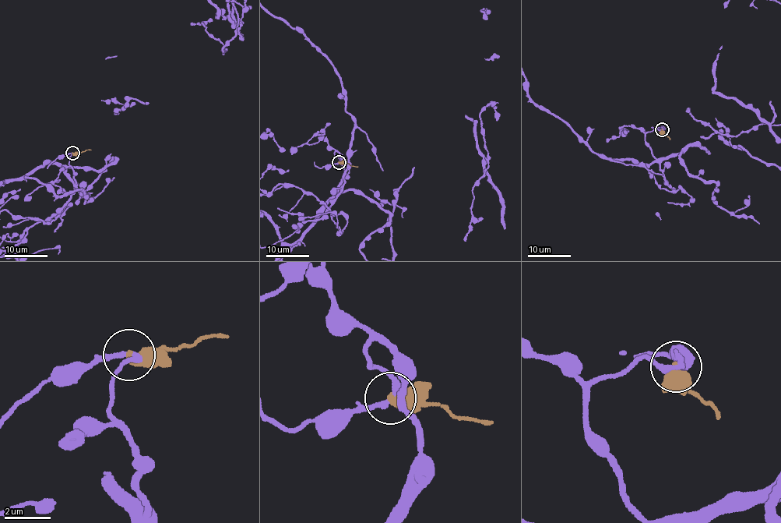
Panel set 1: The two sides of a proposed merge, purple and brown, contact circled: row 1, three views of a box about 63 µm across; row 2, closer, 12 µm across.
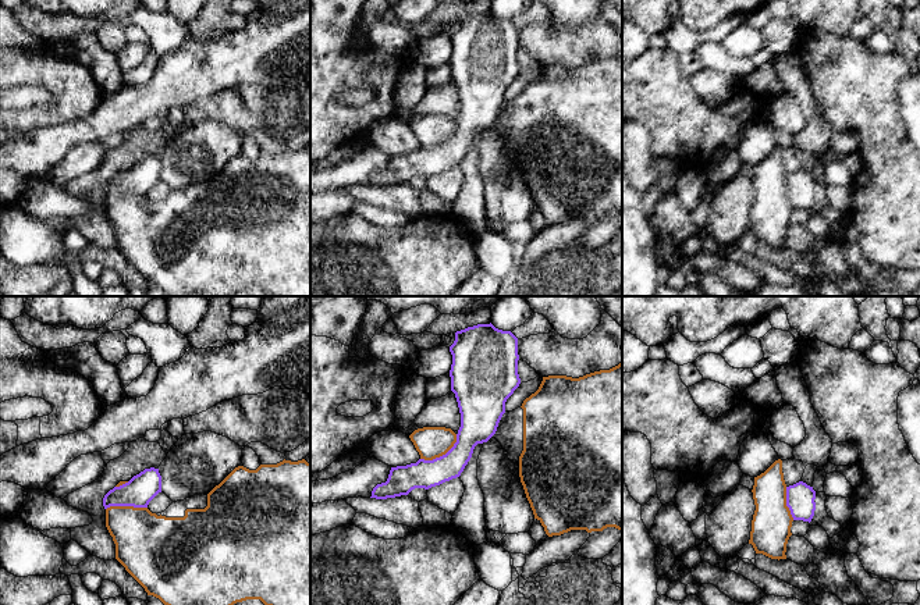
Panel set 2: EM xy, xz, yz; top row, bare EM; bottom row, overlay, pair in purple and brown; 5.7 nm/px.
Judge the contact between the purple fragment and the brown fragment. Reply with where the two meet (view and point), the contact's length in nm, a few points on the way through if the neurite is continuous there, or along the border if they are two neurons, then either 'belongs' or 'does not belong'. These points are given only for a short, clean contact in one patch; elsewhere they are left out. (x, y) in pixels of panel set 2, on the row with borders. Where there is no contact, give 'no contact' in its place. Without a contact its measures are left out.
meets purple in xz at (443, 455); contact 260 nm long; border along xz (457, 434), (457, 441), (444, 454), (432, 459), (421, 459); does not belong

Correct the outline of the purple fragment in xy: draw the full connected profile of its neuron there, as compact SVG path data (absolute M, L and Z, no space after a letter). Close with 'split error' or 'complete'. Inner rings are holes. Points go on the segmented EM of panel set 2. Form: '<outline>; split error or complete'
M145 469L128 483L114 487L103 498L104 509L110 506L148 508L149 502L161 492L159 469Z; complete

